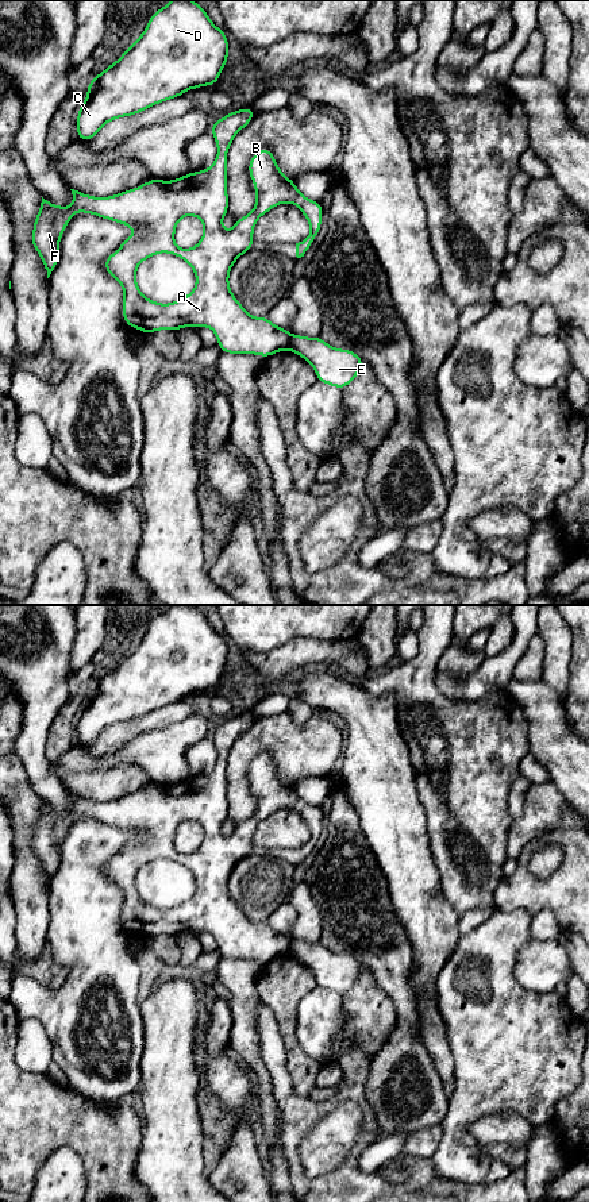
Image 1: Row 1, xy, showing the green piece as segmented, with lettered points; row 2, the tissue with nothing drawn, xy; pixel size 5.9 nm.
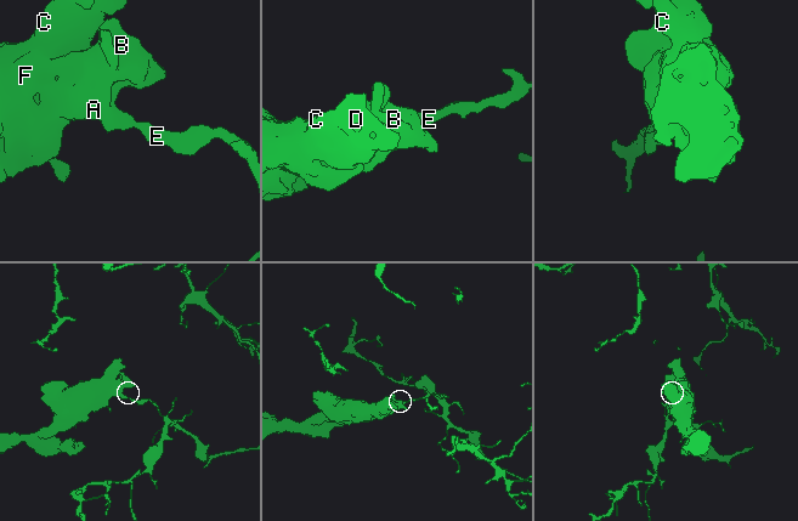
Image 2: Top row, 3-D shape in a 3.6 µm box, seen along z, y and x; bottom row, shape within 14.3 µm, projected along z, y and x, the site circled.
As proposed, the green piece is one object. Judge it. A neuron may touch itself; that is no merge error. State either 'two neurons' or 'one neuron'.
two neurons

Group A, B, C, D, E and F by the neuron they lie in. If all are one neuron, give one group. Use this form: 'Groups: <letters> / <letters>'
Groups: A B C D F / E

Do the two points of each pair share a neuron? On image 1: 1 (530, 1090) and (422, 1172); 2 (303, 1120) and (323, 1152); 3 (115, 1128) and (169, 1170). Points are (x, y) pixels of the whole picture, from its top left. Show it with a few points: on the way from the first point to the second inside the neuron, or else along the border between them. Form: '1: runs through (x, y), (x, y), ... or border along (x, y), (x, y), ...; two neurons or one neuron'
1: border along (430, 1159), (438, 1177), (459, 1181); two neurons
2: border along (333, 1108), (314, 1124), (301, 1140), (299, 1159); two neurons
3: border along (139, 1114), (142, 1144), (135, 1178); two neurons

